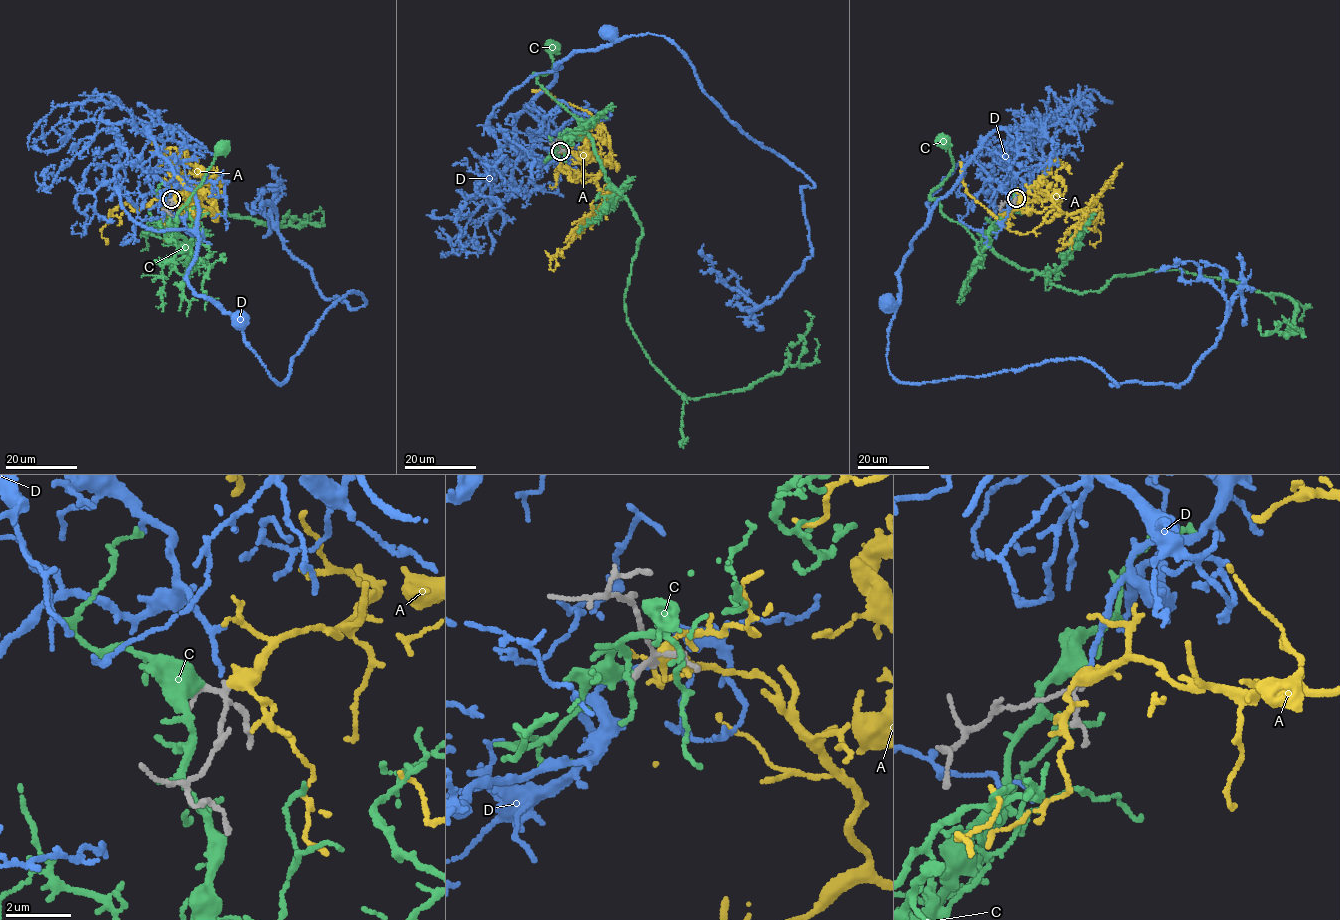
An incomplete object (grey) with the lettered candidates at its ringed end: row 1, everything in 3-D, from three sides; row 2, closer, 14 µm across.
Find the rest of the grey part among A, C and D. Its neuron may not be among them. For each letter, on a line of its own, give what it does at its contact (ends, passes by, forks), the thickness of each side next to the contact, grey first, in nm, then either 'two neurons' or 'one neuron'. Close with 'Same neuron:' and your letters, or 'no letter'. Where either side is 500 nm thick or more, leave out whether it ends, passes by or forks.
A: it passes by; 130 nm thick on the grey side, 320 nm on the other; two neurons
C: 170 nm thick on the grey side, 550 nm on the other; two neurons
D: it ends there; 120 nm thick on the grey side, 130 nm on the other; one neuron
Same neuron: D

